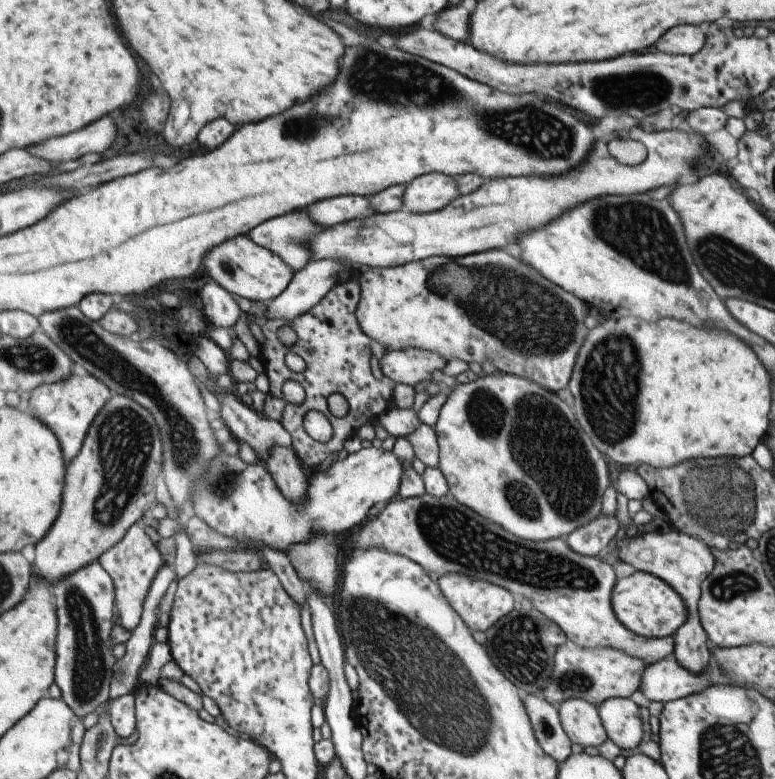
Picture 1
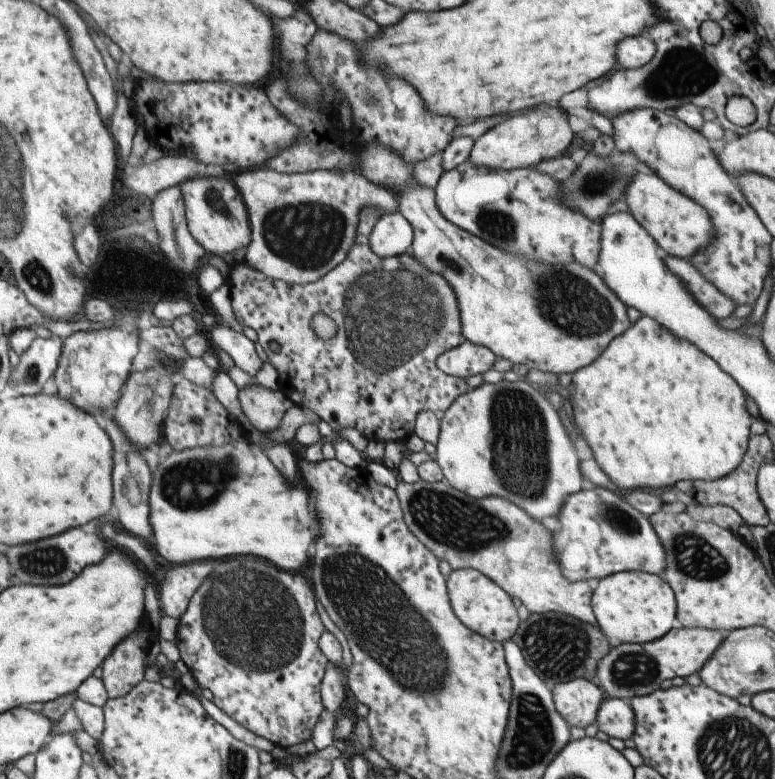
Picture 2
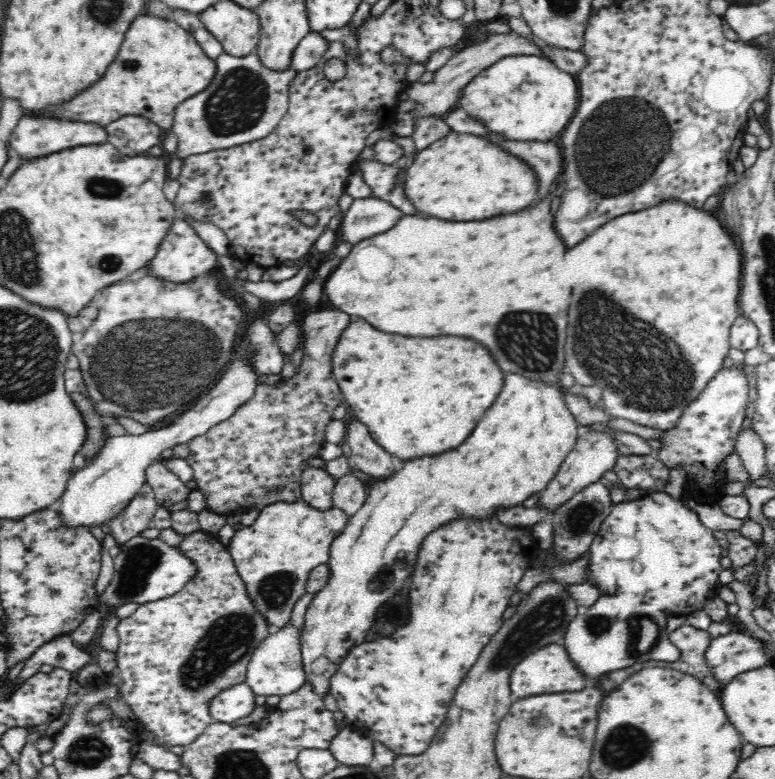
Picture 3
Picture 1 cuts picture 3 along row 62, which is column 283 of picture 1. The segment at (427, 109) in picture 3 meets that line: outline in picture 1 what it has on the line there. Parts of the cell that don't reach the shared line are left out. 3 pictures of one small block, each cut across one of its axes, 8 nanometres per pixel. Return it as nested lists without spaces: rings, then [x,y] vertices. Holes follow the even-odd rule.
[[[273,445],[262,463],[275,480],[279,492],[291,502],[302,503],[305,498],[306,479],[299,461],[291,446]]]

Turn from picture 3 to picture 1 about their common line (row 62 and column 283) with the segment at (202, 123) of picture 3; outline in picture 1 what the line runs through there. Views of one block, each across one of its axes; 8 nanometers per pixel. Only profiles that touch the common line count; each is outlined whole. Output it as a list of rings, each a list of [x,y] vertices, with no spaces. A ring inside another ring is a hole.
[[[289,212],[254,226],[247,236],[276,254],[294,273],[311,260],[308,241],[324,228],[327,227],[314,223],[305,212]]]

